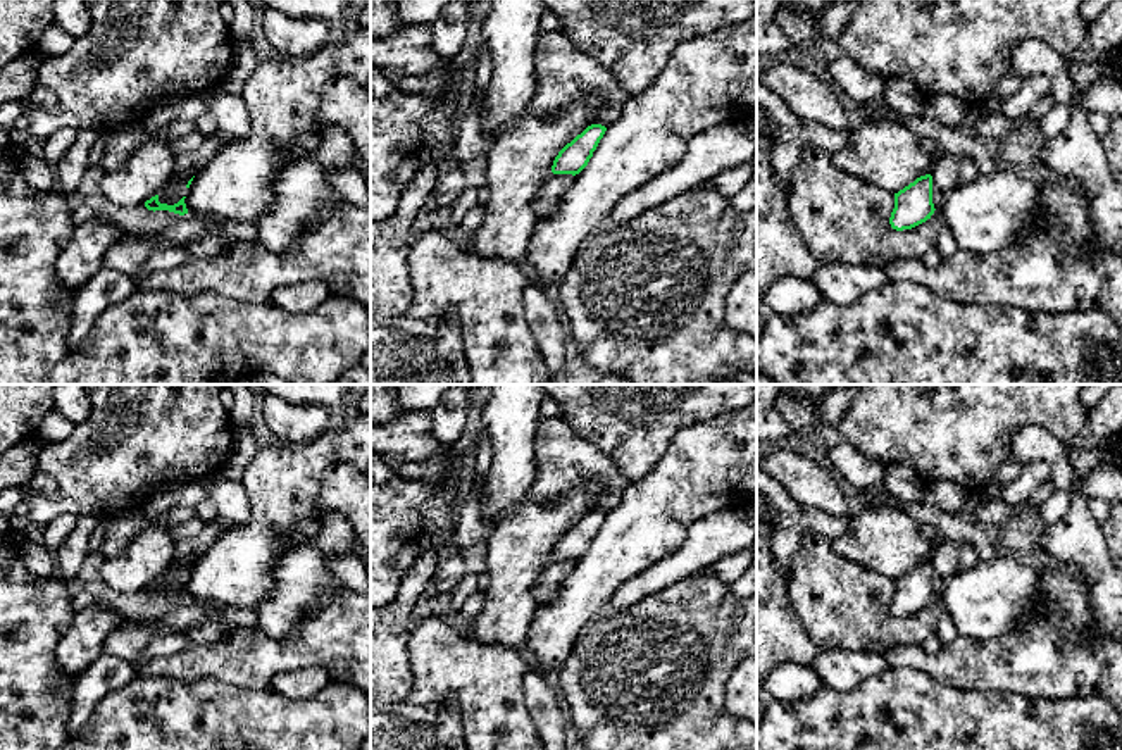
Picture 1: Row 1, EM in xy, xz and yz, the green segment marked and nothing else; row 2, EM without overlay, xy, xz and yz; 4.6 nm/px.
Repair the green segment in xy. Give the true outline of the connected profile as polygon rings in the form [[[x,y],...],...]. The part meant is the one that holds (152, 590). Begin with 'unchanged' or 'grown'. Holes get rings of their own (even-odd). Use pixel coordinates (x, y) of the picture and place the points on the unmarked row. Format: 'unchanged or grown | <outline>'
unchanged | [[[155,581],[155,583],[152,583],[150,586],[145,588],[145,593],[146,593],[148,597],[153,597],[153,598],[155,598],[155,597],[169,597],[169,598],[184,602],[184,600],[188,600],[184,584],[186,584],[186,583],[183,583],[183,584],[181,584],[178,590],[174,590],[174,591],[167,591],[167,590],[160,590],[160,588],[159,588],[159,581]]]

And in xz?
unchanged | [[[602,510],[588,512],[558,538],[553,547],[552,559],[572,562],[579,560],[588,552],[605,517],[607,514]]]

